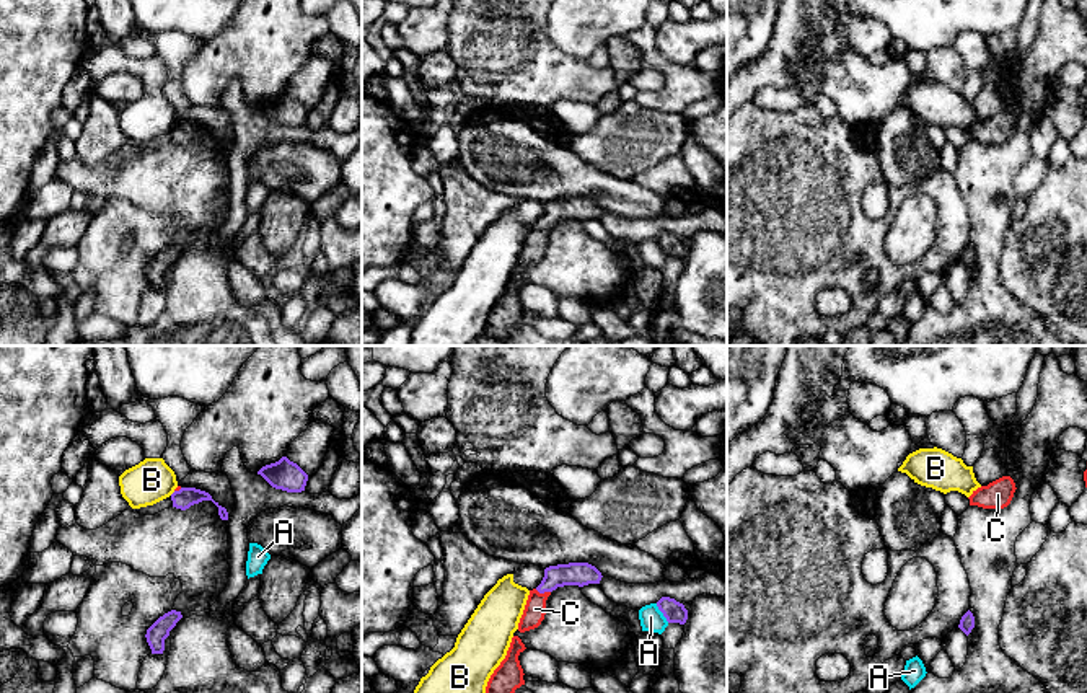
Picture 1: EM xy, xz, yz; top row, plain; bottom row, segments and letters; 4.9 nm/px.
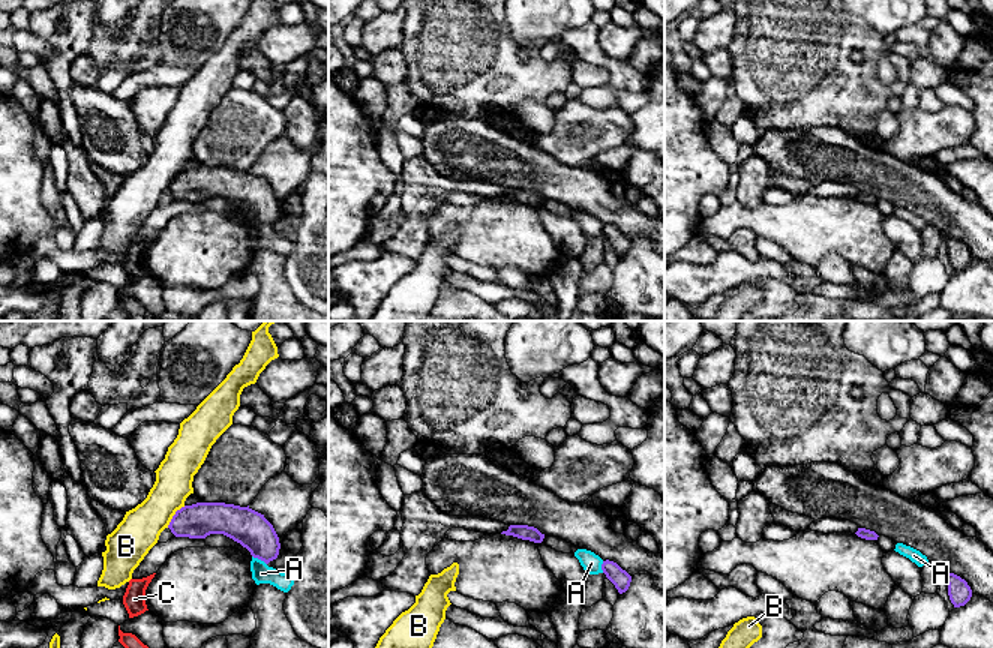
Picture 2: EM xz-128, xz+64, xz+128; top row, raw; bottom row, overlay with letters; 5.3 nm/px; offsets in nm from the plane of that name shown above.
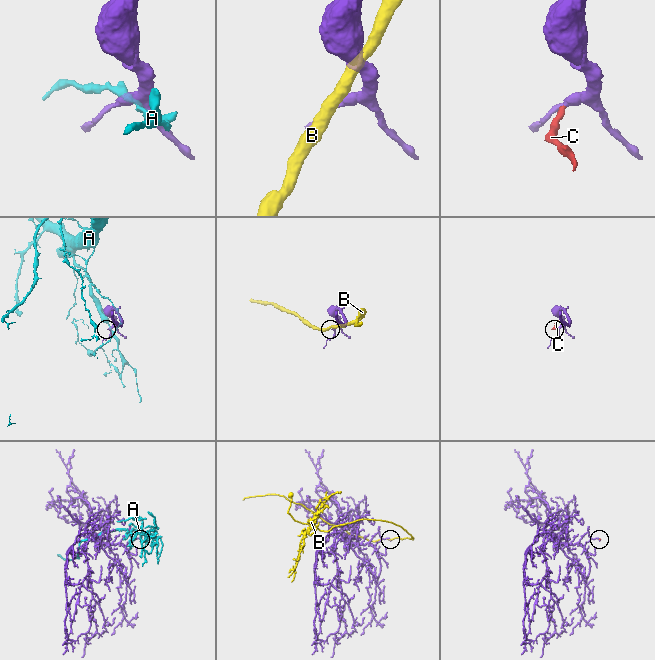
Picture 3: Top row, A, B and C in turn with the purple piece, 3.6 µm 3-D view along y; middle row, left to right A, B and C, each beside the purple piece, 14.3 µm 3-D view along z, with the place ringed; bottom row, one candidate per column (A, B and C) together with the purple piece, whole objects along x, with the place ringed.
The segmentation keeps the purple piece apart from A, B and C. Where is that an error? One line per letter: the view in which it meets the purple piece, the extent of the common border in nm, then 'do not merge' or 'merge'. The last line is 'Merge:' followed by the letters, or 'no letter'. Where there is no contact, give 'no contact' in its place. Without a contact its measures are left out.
A: contact in xz; length 120 nm; do not merge
B: contact in xy; length 40 nm; do not merge
C: contact in xz; length 80 nm; merge
Merge: C

